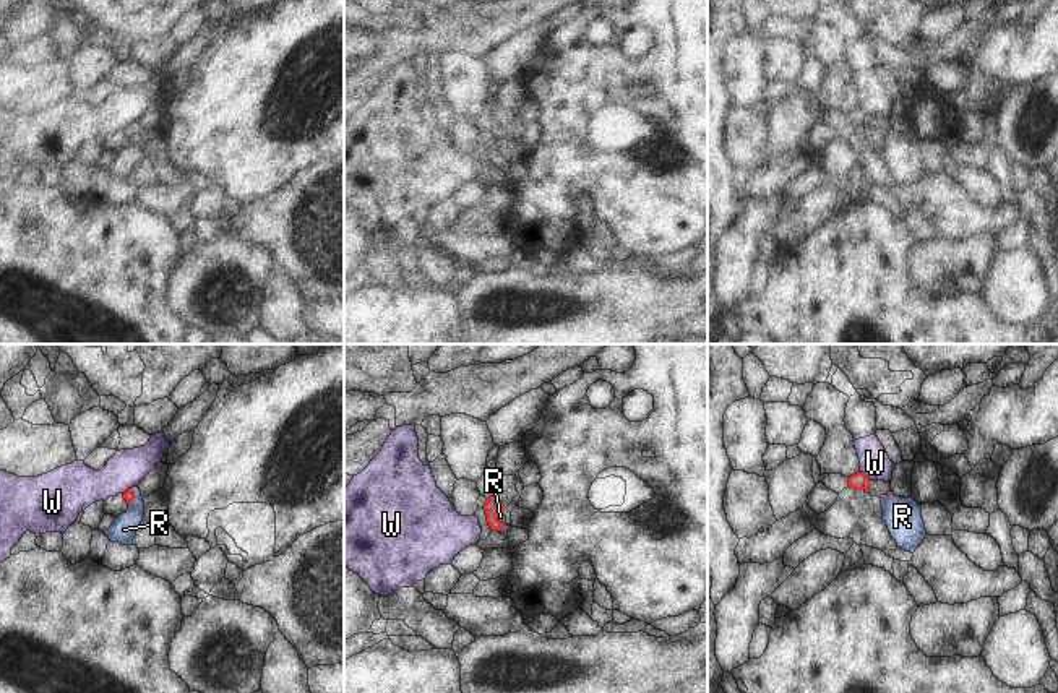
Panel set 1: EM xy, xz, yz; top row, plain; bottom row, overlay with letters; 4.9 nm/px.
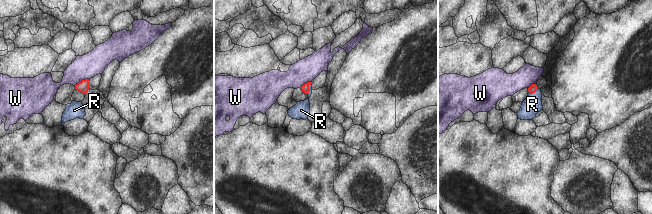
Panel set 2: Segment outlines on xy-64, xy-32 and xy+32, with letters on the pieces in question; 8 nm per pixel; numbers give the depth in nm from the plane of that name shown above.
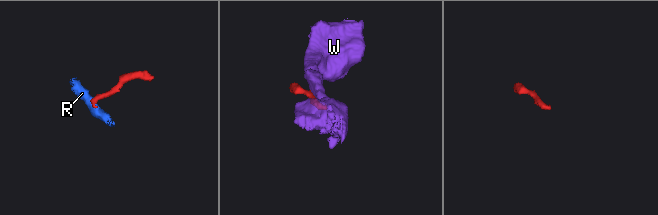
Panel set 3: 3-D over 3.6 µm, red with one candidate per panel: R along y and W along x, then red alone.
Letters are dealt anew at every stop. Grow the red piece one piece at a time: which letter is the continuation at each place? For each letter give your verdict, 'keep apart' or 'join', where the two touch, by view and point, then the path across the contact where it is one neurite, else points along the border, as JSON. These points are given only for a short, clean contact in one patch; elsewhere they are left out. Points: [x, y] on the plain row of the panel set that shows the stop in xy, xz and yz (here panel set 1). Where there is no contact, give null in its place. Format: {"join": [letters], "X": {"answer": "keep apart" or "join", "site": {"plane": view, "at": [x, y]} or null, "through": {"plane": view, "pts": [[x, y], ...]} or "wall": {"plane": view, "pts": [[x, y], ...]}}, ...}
{"join": ["R"], "R": {"answer": "join", "site": {"plane": "xz", "at": [498, 158]}, "through": {"plane": "xz", "pts": [[492, 143], [498, 158], [500, 153]]}}, "W": {"answer": "keep apart", "site": {"plane": "yz", "at": [865, 112]}}}

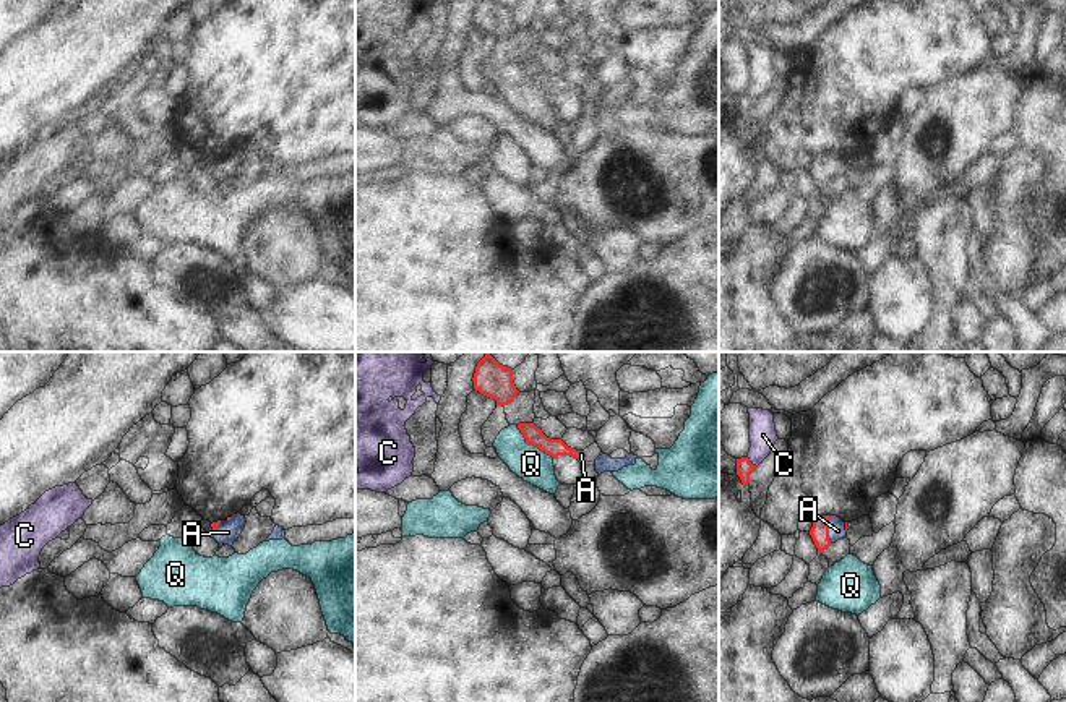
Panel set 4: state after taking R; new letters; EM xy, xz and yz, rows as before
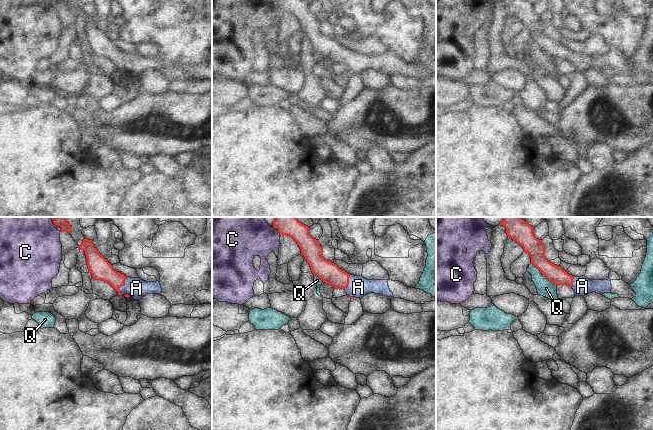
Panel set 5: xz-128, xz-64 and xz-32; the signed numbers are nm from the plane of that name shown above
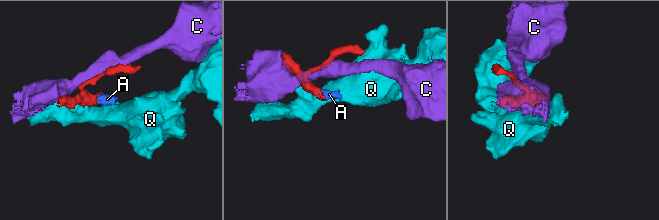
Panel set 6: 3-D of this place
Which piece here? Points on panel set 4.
{"join": ["A"], "A": {"answer": "join", "site": {"plane": "yz", "at": [828, 167]}, "through": {"plane": "yz", "pts": [[820, 169], [828, 167], [838, 167]]}}, "C": {"answer": "keep apart", "site": {"plane": "yz", "at": [750, 99]}}, "Q": {"answer": "keep apart", "site": {"plane": "xz", "at": [532, 81]}, "wall": {"plane": "xz", "pts": [[516, 62], [528, 80], [554, 94]]}}}

